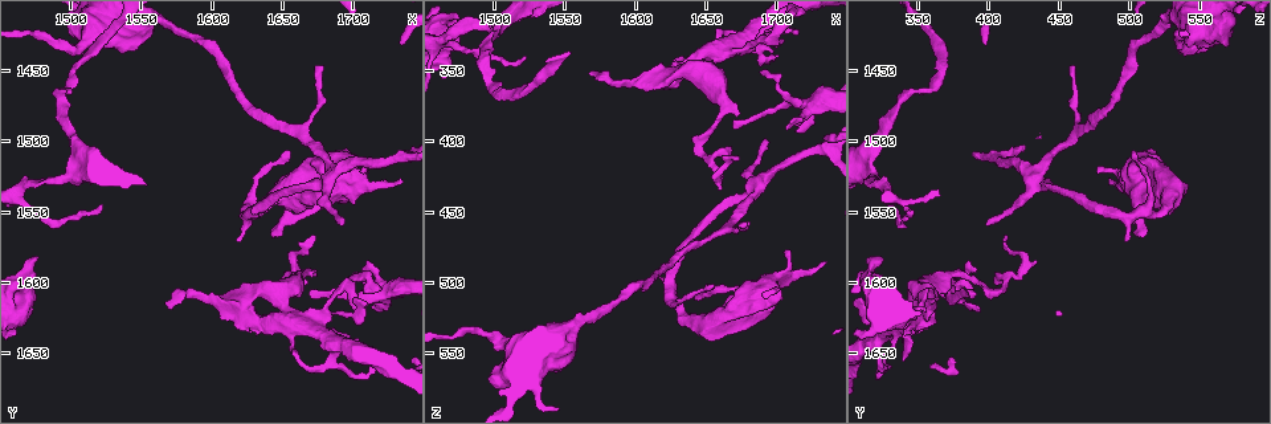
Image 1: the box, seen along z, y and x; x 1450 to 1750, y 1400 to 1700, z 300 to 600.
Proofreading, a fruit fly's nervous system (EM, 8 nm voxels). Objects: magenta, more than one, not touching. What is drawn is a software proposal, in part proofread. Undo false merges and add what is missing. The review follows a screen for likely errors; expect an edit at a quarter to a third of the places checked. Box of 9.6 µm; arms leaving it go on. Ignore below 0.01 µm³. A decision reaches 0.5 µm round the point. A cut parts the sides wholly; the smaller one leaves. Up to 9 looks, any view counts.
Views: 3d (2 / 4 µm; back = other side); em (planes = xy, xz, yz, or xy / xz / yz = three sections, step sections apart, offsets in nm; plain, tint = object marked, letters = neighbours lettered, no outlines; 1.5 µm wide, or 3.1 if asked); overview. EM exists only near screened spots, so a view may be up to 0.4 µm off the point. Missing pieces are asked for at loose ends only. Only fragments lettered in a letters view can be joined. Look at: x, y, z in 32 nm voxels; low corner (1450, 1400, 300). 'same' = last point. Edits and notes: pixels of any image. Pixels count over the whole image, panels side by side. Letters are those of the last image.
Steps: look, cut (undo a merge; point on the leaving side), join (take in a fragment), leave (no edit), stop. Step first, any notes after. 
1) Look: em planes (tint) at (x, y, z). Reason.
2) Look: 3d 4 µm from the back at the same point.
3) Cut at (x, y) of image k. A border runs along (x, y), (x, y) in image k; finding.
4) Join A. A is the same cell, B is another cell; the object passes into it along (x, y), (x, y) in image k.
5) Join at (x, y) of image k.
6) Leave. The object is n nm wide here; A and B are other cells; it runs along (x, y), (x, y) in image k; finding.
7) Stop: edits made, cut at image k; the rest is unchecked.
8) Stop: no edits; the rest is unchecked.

Look: 3d 4 µm at (1654, 1506, 502). Free end.

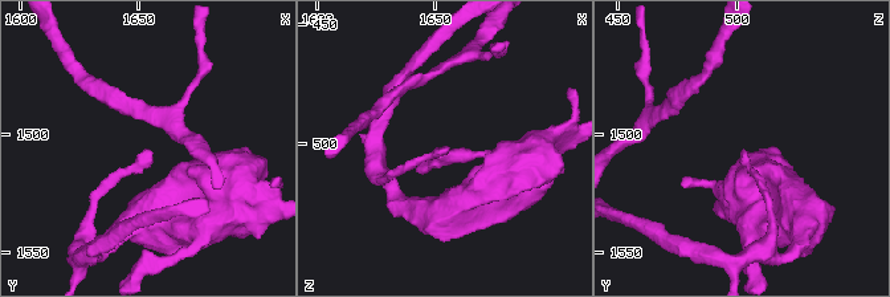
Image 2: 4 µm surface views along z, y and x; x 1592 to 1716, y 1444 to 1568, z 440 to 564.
Look: em planes (tint) at (1654, 1507, 502). Need the tissue.

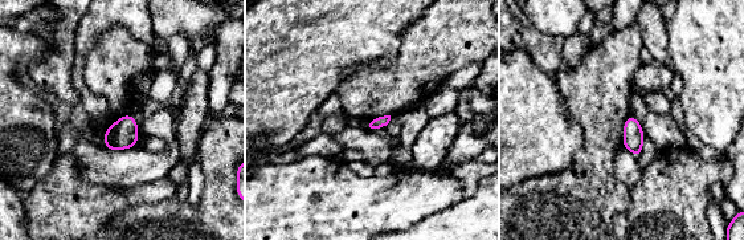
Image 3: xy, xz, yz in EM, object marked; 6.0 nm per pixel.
Look: em planes (letters) at the same point.

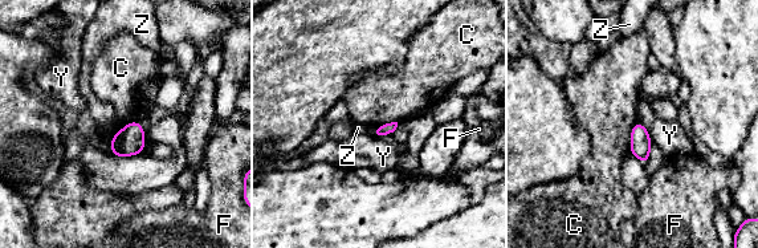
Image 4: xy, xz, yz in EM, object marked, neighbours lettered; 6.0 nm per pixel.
Leave. The longest contact is with C, 200 nm; C, F, Y and Z are other cells; none of them fits.

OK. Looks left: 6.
Look: 3d 4 µm at (1642, 1566, 510). Branch stops here.

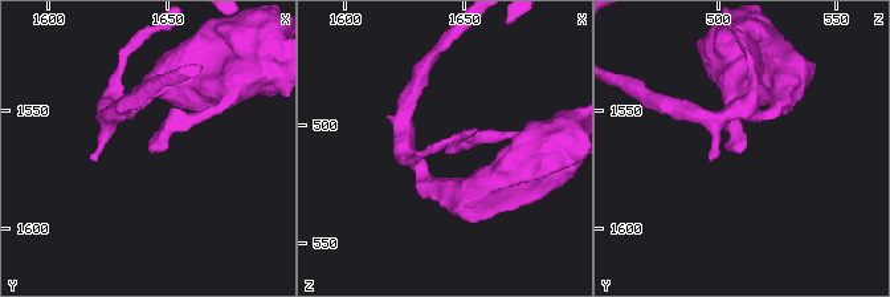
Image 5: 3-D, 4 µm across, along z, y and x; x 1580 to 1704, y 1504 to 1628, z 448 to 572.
Look: em planes (plain) at (1642, 1568, 507).

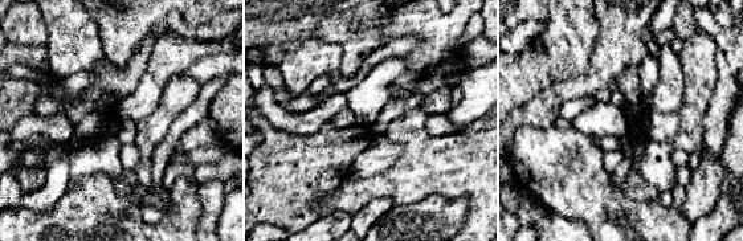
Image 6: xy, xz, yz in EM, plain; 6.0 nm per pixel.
Look: em planes (letters) at the same point. What lies round it.

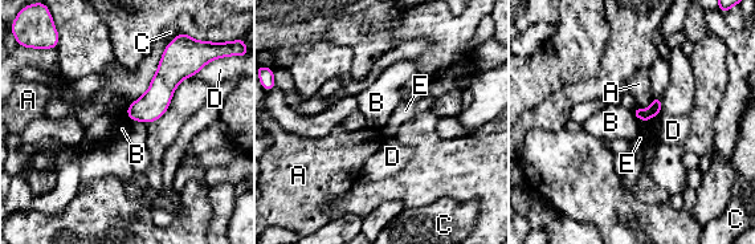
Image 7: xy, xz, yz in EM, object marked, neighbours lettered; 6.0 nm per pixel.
Leave. A, B, C, D and E are other cells; no lettered fragment goes on from it.

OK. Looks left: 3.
Look: em planes (plain) at (1658, 1588, 424). Abrupt turn.

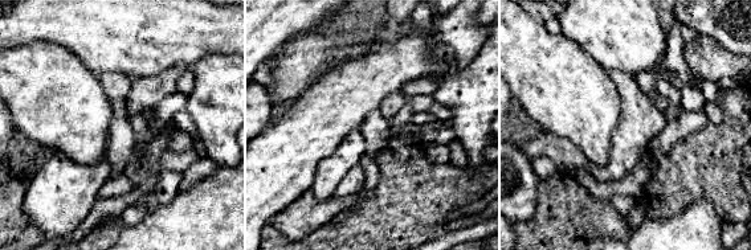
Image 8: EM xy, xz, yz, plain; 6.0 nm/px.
Look: em planes (letters) at the same point. See the neighbours.

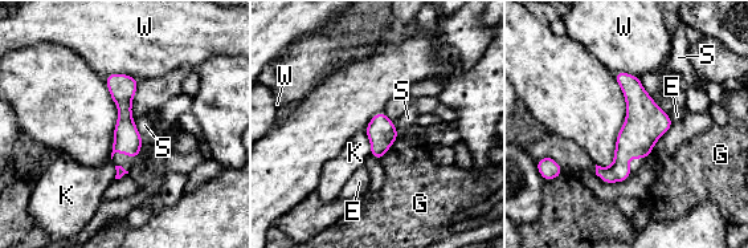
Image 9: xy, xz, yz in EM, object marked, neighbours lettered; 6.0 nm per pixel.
Leave. The longest contact is with W, 220 nm; E, G, K, S and W are other cells; a border runs along (134, 124), (144, 139) in image 9; one cell here.

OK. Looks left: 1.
Stop: no edits; the rest is unchecked.

